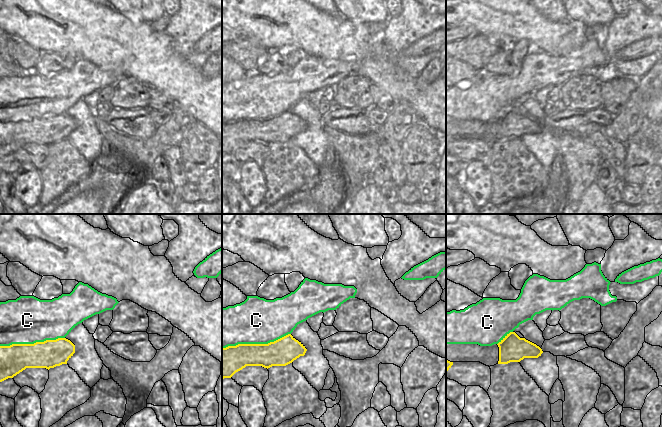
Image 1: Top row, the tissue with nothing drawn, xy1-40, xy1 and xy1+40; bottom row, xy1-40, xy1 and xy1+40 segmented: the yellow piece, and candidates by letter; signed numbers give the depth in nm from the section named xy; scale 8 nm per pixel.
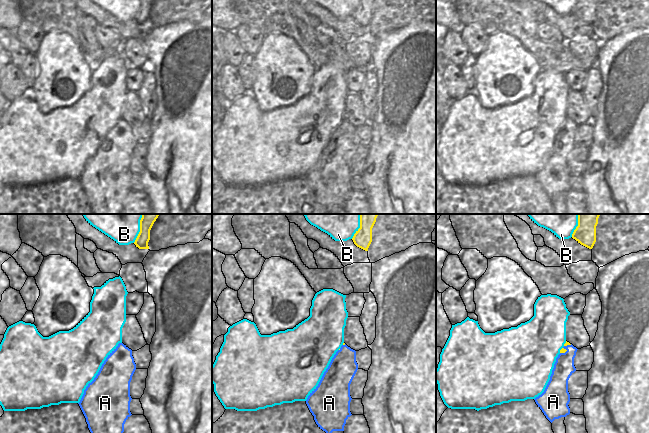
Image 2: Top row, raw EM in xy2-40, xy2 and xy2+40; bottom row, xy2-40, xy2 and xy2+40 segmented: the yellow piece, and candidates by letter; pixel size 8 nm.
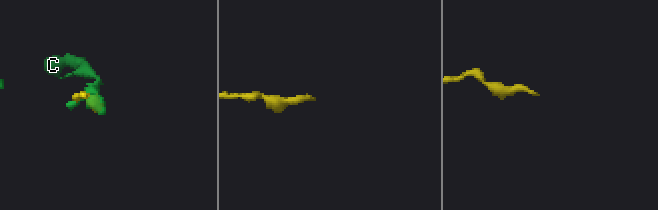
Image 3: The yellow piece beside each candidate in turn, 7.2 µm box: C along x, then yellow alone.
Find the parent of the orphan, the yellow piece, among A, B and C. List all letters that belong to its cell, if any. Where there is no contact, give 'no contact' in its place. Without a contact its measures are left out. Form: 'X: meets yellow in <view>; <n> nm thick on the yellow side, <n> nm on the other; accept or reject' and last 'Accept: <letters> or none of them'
A: meets yellow in xy2+40; 40 nm thick on the yellow side, 160 nm on the other; reject
B: meets yellow in xy2-40; 100 nm thick on the yellow side, 180 nm on the other; reject
C: meets yellow in xy1; 220 nm thick on the yellow side, 360 nm on the other; reject
Accept: none of them

